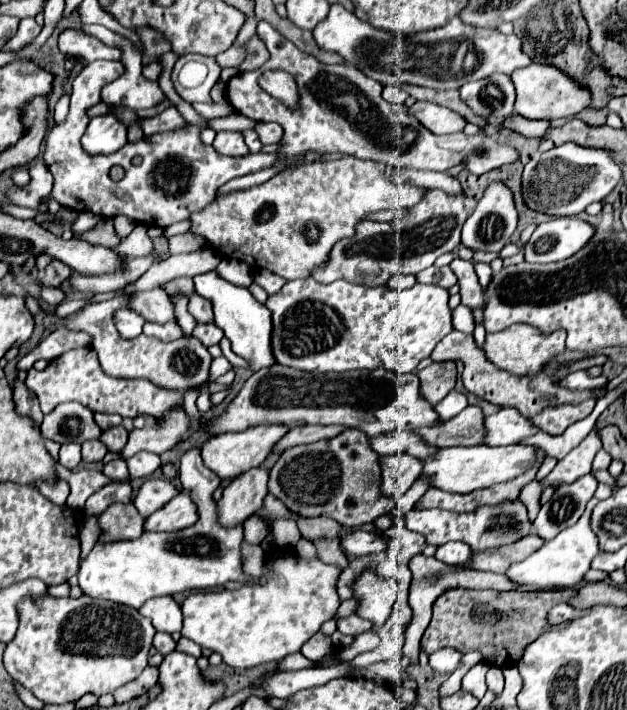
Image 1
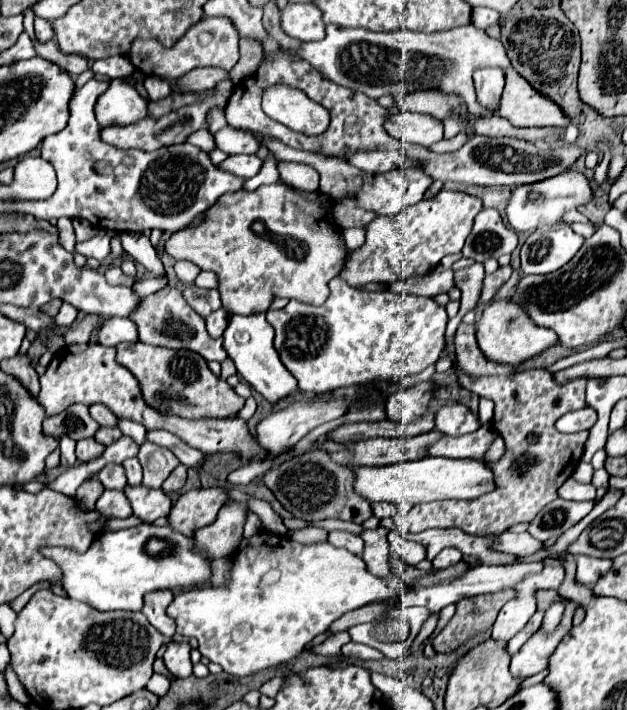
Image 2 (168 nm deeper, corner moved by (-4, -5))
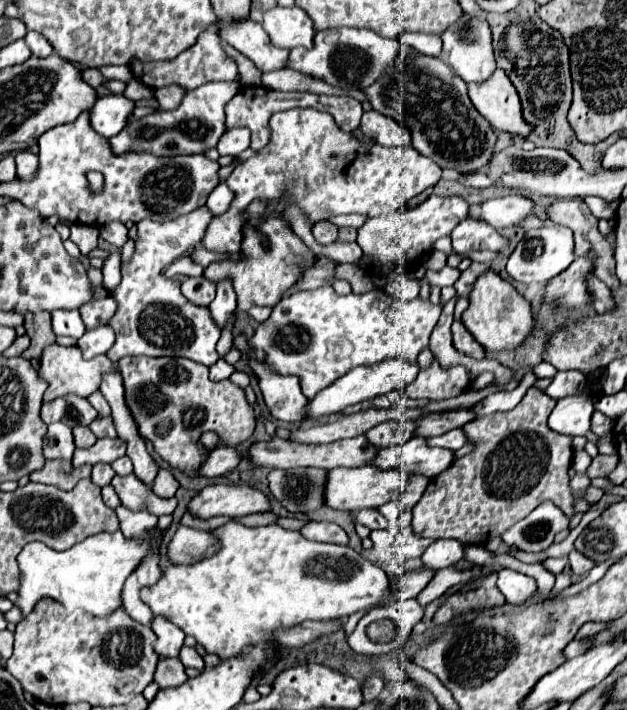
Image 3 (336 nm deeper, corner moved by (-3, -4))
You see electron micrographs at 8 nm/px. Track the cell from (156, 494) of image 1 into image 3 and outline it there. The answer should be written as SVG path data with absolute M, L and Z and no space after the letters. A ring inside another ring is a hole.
M129 474L129 476L115 476L111 480L111 486L115 488L117 496L121 498L121 504L125 504L131 510L147 508L151 514L161 516L161 514L173 514L173 510L177 506L175 498L163 500L163 498L155 496L153 490L149 490L133 474Z

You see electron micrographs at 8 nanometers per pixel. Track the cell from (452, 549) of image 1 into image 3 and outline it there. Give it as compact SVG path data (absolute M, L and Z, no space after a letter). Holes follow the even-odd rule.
M435 540L421 556L423 566L431 570L453 566L461 558L463 558L463 544L459 540Z

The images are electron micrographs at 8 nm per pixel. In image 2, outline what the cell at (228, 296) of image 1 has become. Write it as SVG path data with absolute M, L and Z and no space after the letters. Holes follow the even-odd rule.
M230 313L228 327L224 331L224 349L226 349L228 357L234 361L238 373L258 393L262 393L270 403L278 401L280 397L290 395L298 387L296 379L282 365L282 361L274 349L274 329L270 327L270 323L266 323L264 313L252 313L252 315Z

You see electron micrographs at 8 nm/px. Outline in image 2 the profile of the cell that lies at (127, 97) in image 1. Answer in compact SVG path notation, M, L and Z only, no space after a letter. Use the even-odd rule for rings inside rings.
M126 77L112 79L106 93L100 95L96 107L96 117L102 127L110 123L128 125L148 117L148 101L128 83Z

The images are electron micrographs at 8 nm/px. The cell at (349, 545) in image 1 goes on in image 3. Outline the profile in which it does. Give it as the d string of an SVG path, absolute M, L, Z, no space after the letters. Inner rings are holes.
M307 522L299 530L307 540L315 542L331 542L331 544L347 544L347 534L341 526L331 522Z

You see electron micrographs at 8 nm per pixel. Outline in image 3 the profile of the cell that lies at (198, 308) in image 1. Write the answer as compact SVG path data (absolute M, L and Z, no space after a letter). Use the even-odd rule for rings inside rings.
M203 276L187 278L181 284L181 292L189 302L193 302L197 306L209 306L215 298L215 284Z

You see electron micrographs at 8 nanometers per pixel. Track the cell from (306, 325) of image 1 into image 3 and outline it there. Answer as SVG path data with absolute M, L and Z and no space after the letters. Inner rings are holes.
M327 284L317 290L297 292L281 300L273 308L271 316L263 324L259 324L259 328L251 338L253 358L263 360L277 374L297 376L303 394L311 400L315 398L315 394L319 394L319 390L331 386L337 378L345 376L355 366L369 366L385 358L403 358L415 362L419 352L429 344L429 336L439 320L439 314L441 306L435 306L429 300L415 298L409 302L401 302L397 298L391 298L383 290L339 296Z

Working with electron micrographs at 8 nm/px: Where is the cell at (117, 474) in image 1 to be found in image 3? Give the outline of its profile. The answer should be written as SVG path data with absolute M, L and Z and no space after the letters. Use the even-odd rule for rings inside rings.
M95 464L93 472L91 472L91 482L97 486L107 486L113 476L115 476L115 472L109 464Z

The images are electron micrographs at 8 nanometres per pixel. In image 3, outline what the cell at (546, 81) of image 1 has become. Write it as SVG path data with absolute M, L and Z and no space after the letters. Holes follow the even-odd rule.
M497 68L495 74L481 84L469 84L469 98L495 130L517 136L531 132L531 126L523 120L519 96L503 70Z

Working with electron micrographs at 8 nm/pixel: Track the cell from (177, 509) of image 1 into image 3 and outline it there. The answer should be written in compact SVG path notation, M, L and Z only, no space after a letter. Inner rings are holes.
M215 484L203 488L189 504L189 512L199 518L211 516L247 516L255 512L271 512L265 492L241 484Z

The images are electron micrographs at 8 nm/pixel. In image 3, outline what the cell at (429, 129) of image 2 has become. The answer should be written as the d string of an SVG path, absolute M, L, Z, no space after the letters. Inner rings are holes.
M367 110L361 118L359 130L363 132L365 138L381 144L381 146L409 146L411 144L411 136L409 130L395 124L391 118L375 112L375 110Z

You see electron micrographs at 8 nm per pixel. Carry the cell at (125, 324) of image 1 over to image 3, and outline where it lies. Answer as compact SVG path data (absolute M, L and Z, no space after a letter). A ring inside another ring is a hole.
M99 326L93 330L87 330L79 340L77 346L83 350L83 358L93 358L99 354L105 354L115 342L115 332L109 326Z

